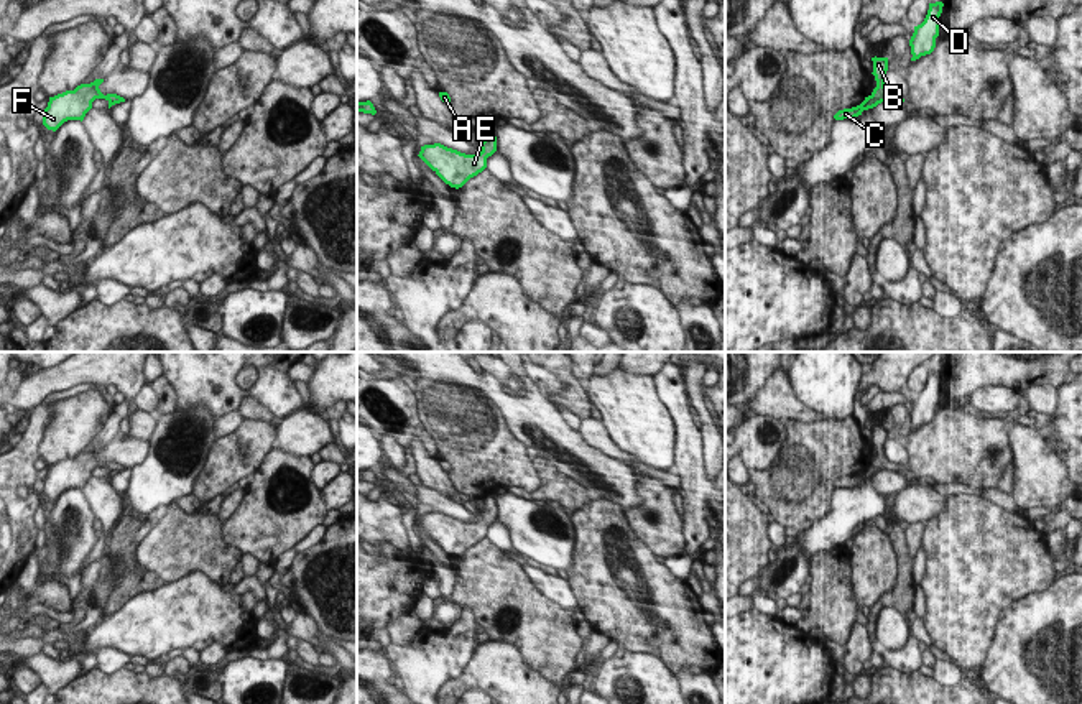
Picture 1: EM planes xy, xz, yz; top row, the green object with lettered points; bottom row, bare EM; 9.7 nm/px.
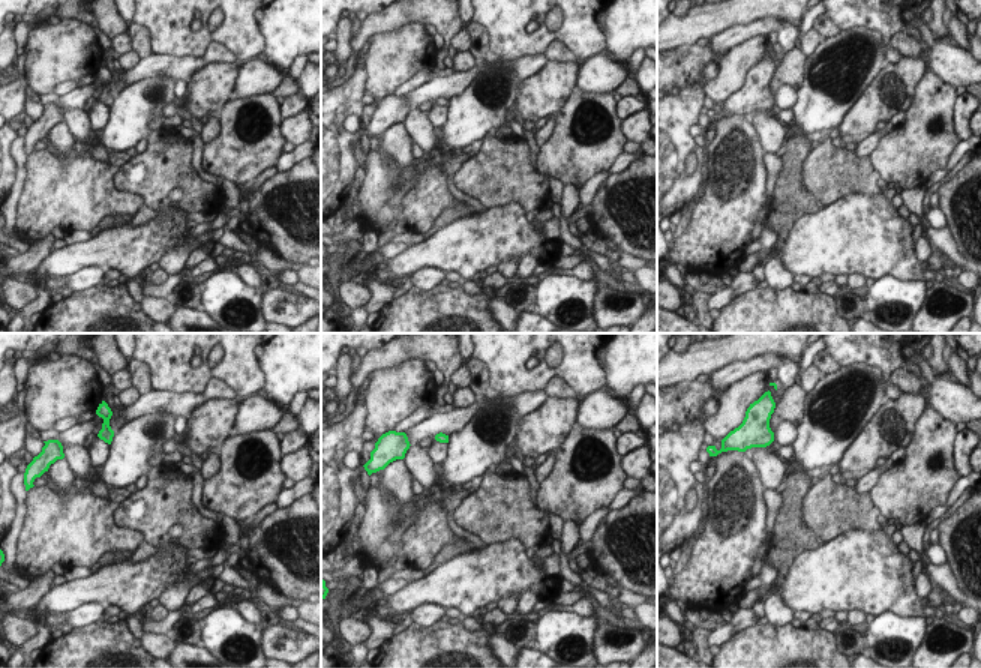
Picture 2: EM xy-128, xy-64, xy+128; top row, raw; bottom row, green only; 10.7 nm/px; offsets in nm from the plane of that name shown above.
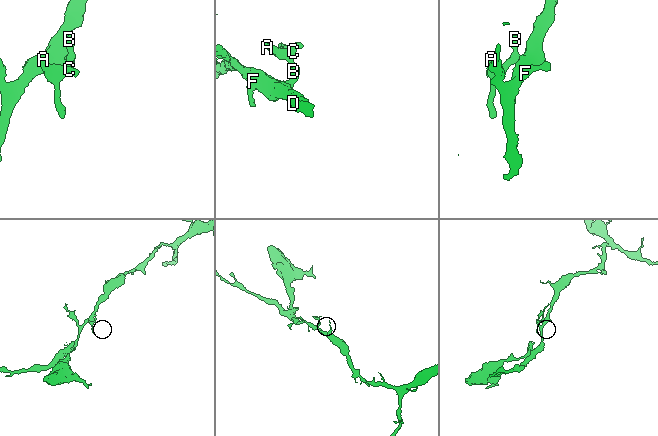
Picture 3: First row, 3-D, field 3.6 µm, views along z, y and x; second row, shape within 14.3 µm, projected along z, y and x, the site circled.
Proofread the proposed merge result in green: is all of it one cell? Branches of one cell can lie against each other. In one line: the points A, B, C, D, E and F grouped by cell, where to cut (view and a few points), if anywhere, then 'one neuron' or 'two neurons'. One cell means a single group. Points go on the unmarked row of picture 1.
A B C D E F | no cut | one neuron

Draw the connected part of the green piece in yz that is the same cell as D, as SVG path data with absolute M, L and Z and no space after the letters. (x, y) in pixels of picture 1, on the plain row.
M942 370L929 372L927 383L924 390L914 395L914 401L909 408L911 415L911 429L919 428L921 424L931 423L936 416L936 406L939 405L939 385L942 382Z

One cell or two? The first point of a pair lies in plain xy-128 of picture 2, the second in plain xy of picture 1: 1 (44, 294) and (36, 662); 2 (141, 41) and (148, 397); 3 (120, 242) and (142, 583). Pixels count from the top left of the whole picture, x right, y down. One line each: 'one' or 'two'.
1: one
2: two
3: two

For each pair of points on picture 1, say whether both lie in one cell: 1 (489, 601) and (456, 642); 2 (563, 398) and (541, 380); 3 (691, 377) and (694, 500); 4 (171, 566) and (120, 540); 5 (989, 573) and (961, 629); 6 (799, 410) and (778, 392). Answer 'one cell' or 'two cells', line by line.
1: two cells
2: two cells
3: two cells
4: two cells
5: one cell
6: one cell

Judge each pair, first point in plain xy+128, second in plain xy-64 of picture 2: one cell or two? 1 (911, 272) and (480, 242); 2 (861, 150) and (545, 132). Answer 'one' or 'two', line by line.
1: one
2: one

